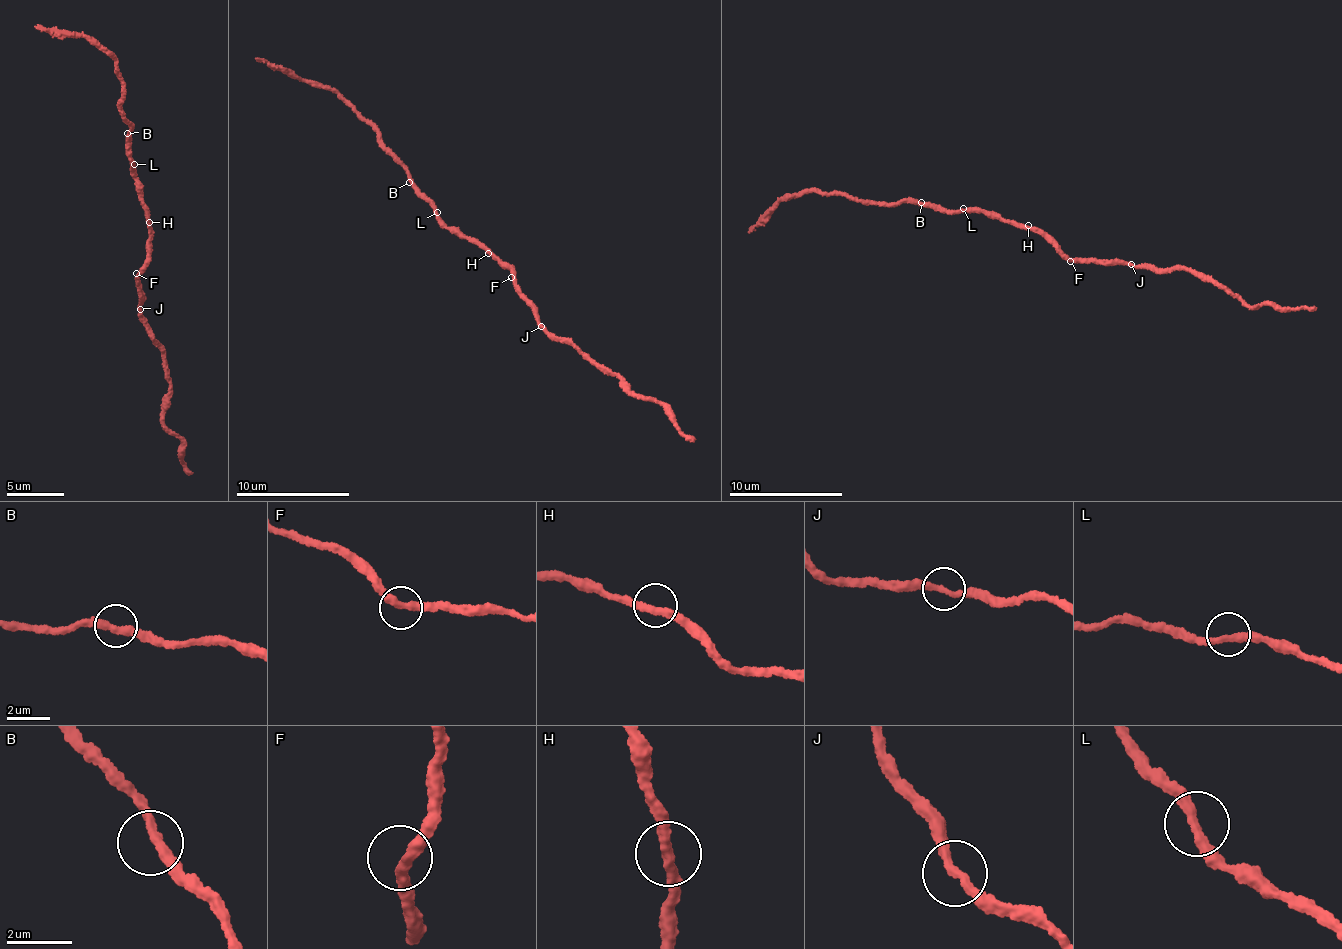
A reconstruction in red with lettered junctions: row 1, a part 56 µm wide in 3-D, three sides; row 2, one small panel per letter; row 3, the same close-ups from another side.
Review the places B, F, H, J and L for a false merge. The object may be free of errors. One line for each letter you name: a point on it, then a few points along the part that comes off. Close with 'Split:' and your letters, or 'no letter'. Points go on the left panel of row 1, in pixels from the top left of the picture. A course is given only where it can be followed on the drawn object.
Split: no letter

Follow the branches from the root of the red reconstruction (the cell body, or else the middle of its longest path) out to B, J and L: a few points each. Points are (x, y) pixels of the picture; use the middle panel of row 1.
B: (490, 248), (446, 225), (430, 199), (409, 182)
J: (490, 248), (498, 262), (512, 271), (516, 290), (542, 325)
L: (490, 248), (446, 225), (437, 212)

